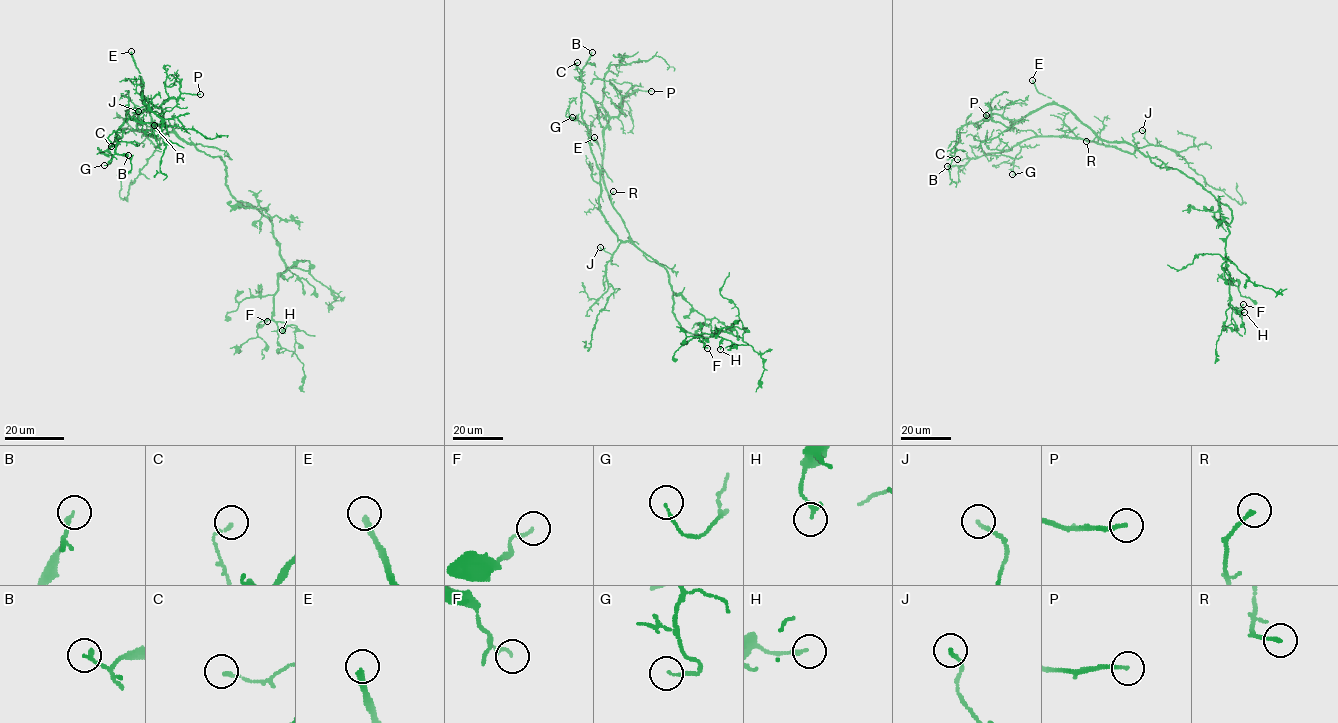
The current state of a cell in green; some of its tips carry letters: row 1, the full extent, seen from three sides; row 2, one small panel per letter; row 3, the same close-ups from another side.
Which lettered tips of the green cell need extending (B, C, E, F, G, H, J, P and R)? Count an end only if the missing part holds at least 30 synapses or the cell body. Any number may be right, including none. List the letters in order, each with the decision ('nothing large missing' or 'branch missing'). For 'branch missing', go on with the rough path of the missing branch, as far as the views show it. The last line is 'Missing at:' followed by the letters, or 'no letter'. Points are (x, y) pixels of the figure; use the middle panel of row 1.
B: nothing large missing
C: nothing large missing
E: nothing large missing
F: nothing large missing
G: nothing large missing
H: nothing large missing
J: nothing large missing
P: nothing large missing
R: nothing large missing
Missing at: no letter

